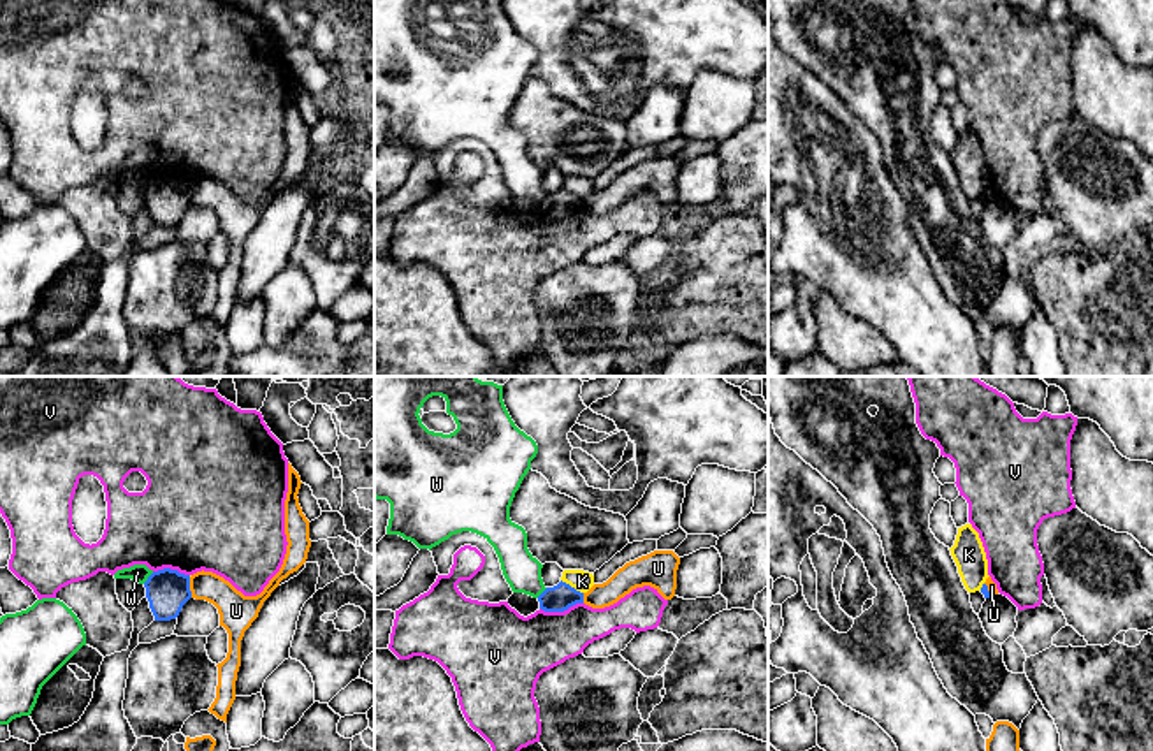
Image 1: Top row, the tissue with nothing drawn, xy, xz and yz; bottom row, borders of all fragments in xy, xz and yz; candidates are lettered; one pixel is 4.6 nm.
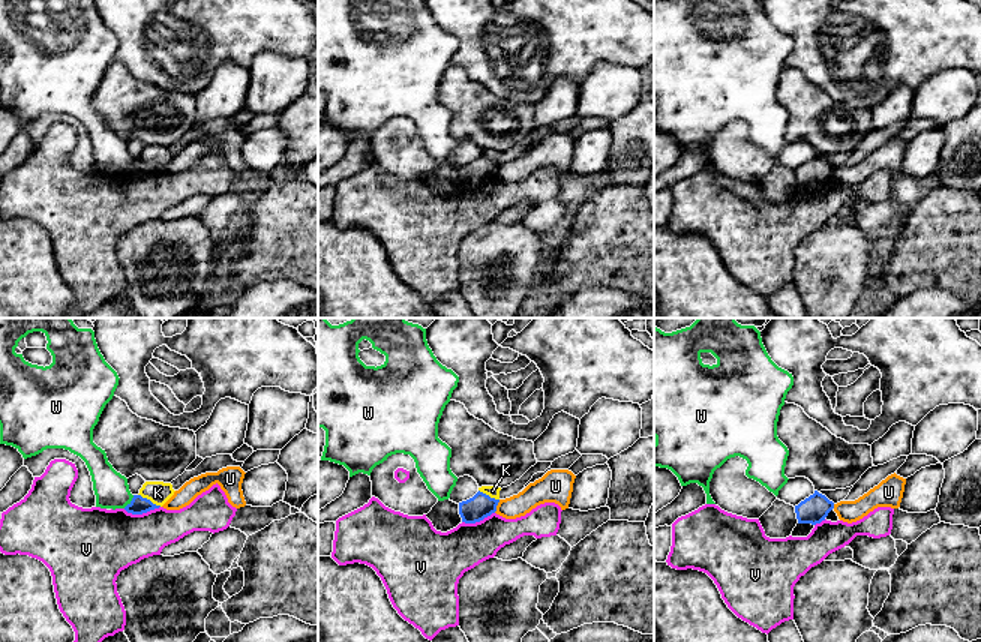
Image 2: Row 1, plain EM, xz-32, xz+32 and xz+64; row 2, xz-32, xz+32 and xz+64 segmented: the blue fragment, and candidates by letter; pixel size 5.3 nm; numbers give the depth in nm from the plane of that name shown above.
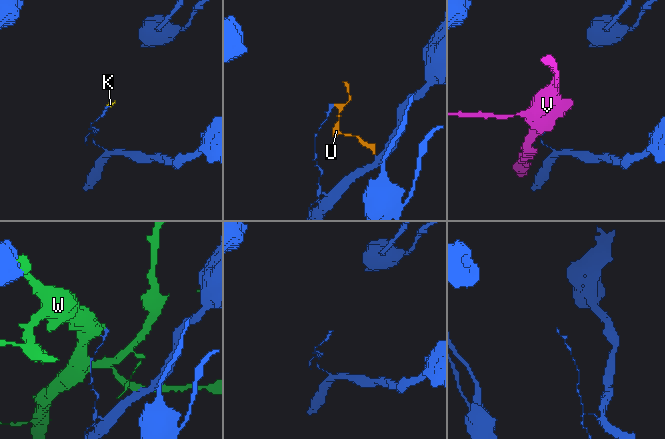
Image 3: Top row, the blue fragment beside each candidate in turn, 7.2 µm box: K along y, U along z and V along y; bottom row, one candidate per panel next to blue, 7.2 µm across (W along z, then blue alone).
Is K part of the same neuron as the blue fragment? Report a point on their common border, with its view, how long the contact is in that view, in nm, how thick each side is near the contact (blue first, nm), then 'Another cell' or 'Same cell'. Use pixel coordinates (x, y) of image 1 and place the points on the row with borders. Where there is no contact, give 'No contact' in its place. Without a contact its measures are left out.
Touches blue at xz (570, 586). Shared border 120 nm. Thickness 120 nm (blue) against 100 nm. Same cell

